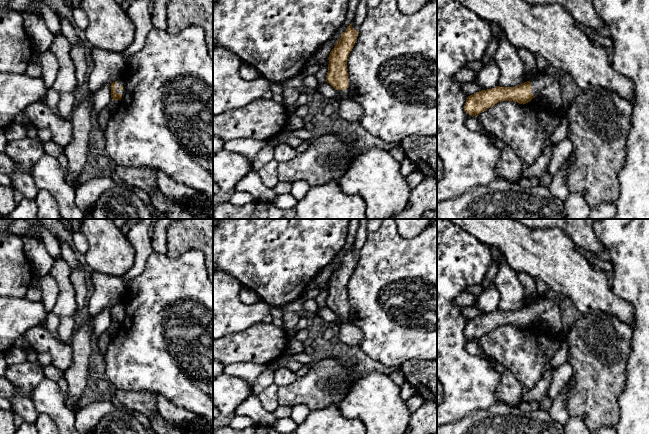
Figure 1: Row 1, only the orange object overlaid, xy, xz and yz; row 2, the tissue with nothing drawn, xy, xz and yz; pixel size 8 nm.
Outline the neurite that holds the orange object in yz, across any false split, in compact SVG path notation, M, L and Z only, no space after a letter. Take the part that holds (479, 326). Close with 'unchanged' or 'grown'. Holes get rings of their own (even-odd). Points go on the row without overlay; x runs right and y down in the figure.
M559 297L555 299L537 298L530 305L515 311L496 310L481 314L468 320L464 334L470 340L478 340L501 325L526 328L533 325L536 320L543 320L550 333L563 336Z; grown

